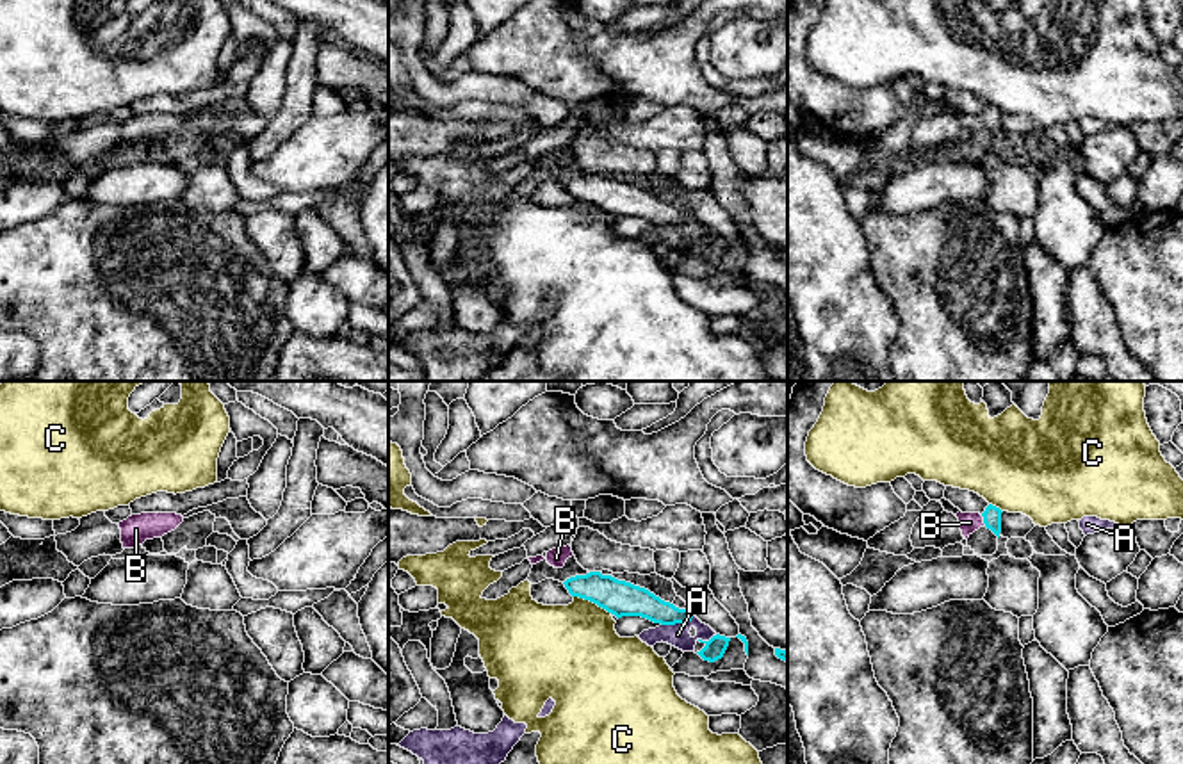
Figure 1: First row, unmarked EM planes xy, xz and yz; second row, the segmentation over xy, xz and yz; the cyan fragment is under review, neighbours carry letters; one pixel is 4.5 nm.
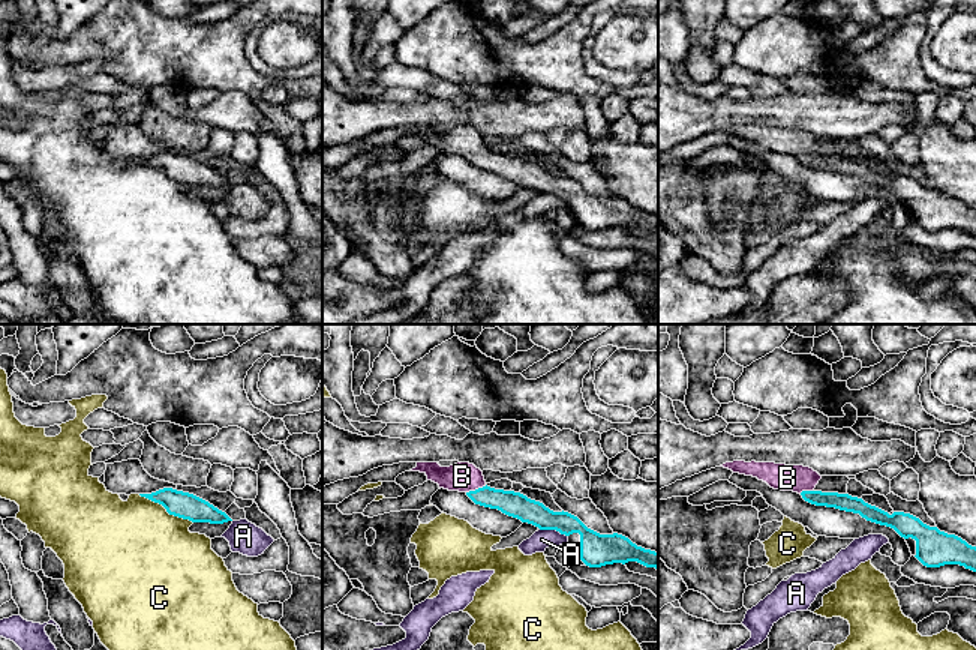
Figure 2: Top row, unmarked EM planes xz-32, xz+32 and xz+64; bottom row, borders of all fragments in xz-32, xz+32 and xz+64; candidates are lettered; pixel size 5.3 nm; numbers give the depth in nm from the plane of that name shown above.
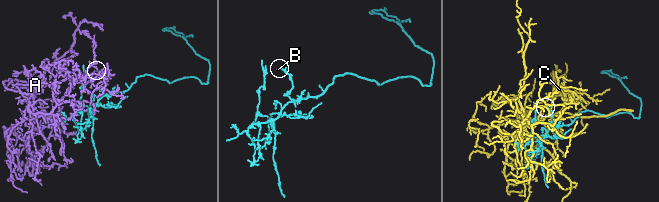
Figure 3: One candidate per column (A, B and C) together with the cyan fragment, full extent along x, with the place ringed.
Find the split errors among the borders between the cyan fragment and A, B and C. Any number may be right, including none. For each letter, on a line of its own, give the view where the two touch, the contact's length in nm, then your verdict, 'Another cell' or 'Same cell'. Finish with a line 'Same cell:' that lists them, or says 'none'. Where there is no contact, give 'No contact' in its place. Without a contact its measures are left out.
A: Touches cyan in xz. Shared border 160 nm. Another cell
B: Touches cyan in yz. Shared border 50 nm. Same cell
C: Touches cyan in xz. Shared border 190 nm. Another cell
Same cell: B

